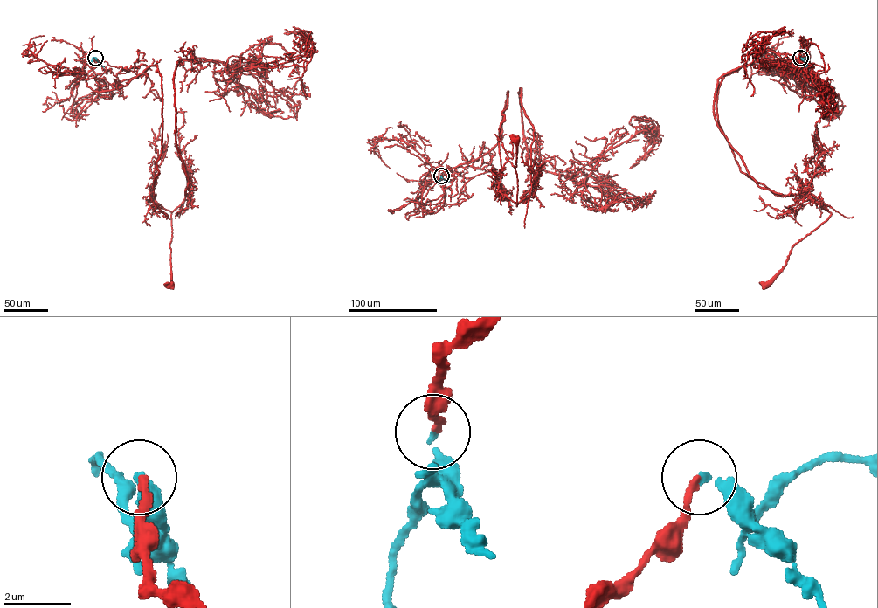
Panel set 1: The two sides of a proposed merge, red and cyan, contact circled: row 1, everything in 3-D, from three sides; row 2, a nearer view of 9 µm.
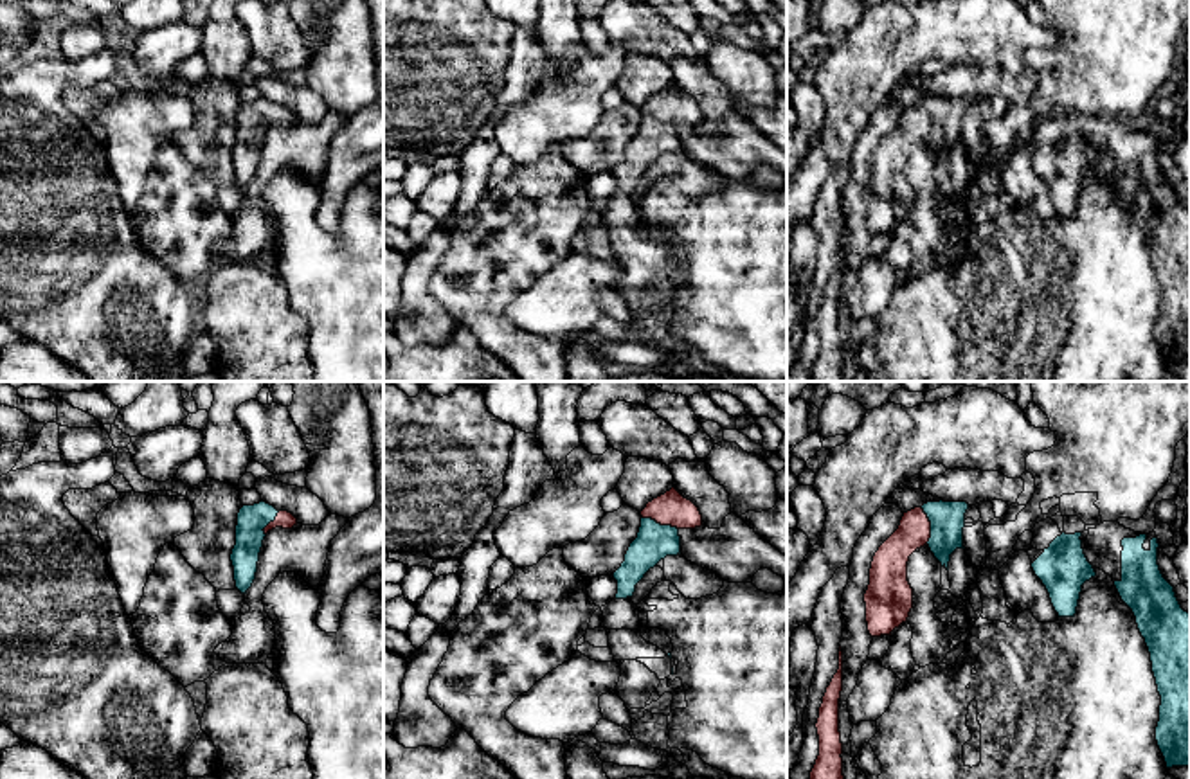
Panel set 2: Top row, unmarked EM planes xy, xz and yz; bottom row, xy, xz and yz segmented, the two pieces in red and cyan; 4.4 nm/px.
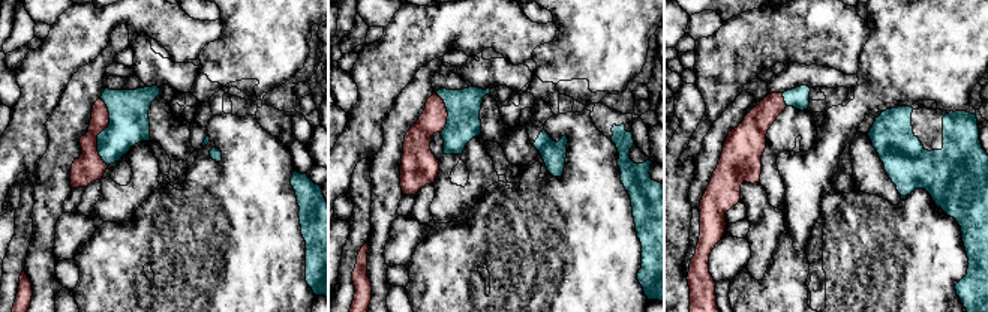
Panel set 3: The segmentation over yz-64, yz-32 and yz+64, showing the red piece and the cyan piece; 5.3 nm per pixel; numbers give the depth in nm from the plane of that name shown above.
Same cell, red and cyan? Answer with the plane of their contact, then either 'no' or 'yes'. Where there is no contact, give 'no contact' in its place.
yz | yes

